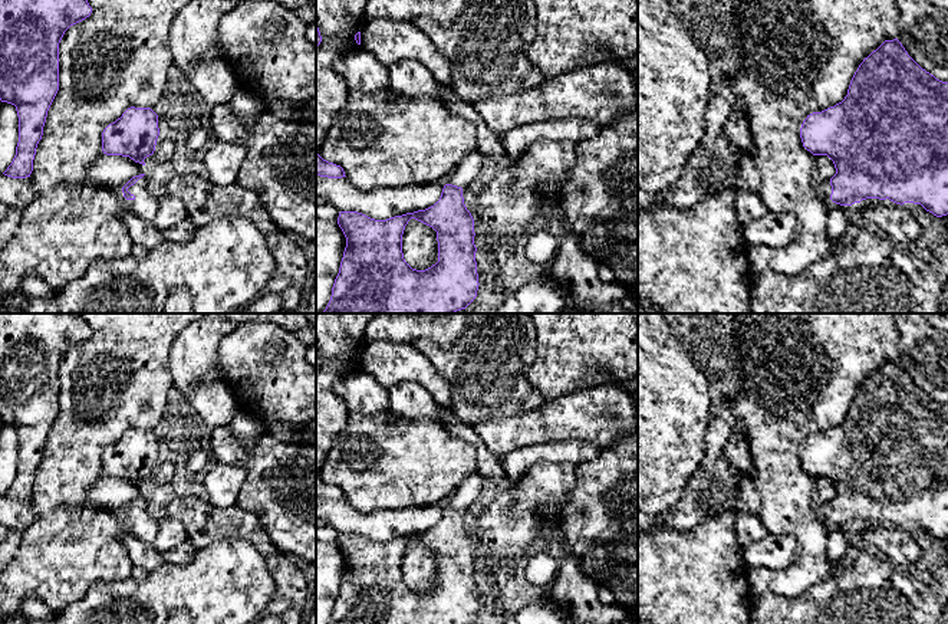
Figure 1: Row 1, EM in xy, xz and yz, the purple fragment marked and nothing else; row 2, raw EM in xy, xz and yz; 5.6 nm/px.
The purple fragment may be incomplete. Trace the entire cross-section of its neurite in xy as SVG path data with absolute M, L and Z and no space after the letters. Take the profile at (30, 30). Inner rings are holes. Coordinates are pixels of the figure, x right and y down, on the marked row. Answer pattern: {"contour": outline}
{"contour": "M0 0L0 101L14 105L19 116L16 155L4 175L30 177L47 111L59 91L59 43L70 26L85 20L90 13L88 0Z"}

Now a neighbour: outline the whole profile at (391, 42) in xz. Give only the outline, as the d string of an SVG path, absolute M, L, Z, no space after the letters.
M368 20L361 30L361 47L373 53L385 66L417 60L438 83L451 85L448 59L414 22Z

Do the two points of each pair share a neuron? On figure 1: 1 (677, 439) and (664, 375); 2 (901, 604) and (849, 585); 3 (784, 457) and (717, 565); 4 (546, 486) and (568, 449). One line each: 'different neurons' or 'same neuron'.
1: same neuron
2: same neuron
3: different neurons
4: different neurons

